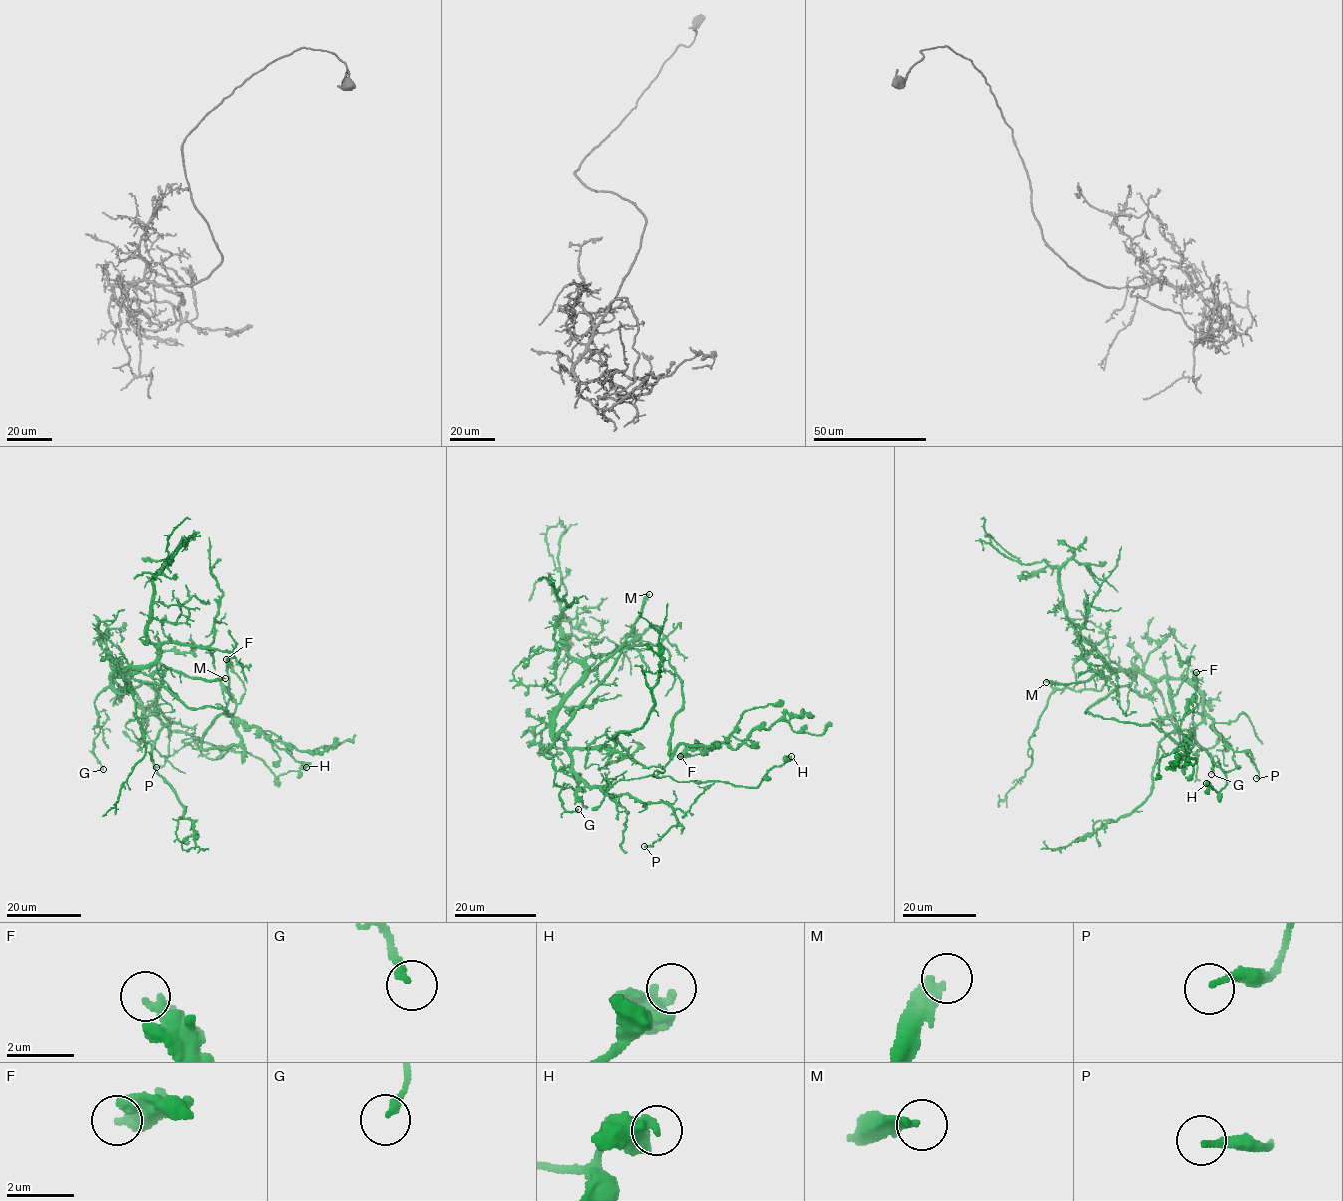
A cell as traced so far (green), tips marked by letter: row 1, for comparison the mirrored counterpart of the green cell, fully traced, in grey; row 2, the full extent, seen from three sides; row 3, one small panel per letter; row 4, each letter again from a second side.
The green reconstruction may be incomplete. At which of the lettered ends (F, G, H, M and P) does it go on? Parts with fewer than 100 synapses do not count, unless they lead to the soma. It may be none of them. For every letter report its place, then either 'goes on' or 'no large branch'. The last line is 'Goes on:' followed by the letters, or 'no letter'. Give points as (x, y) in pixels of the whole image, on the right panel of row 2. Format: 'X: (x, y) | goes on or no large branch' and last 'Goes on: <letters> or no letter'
F: (1196, 672) | no large branch
G: (1211, 774) | no large branch
H: (1206, 783) | no large branch
M: (1046, 682) | goes on
P: (1256, 778) | no large branch
Goes on: M

